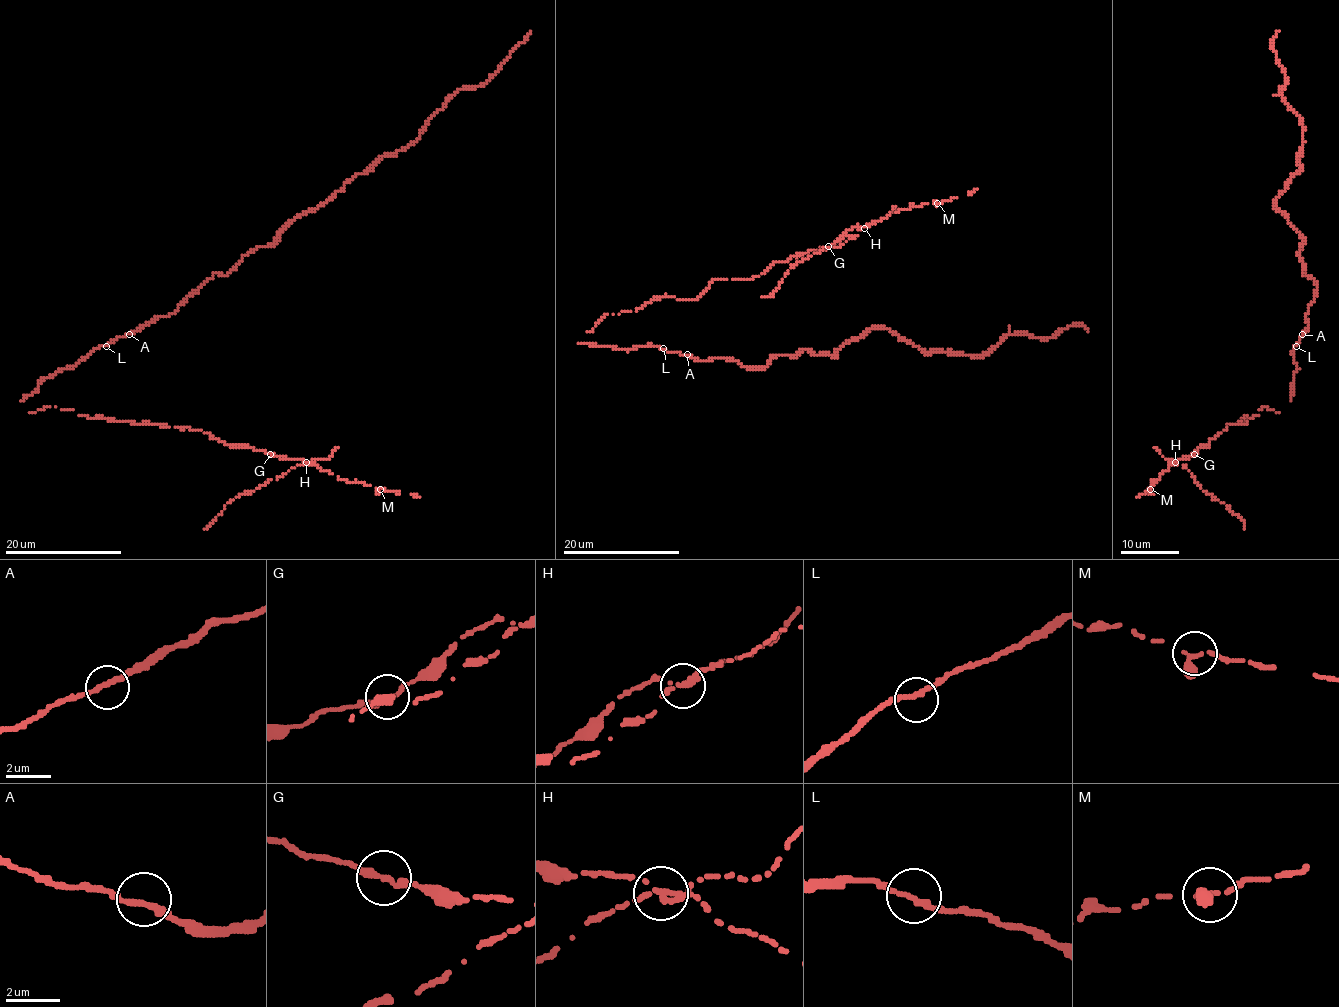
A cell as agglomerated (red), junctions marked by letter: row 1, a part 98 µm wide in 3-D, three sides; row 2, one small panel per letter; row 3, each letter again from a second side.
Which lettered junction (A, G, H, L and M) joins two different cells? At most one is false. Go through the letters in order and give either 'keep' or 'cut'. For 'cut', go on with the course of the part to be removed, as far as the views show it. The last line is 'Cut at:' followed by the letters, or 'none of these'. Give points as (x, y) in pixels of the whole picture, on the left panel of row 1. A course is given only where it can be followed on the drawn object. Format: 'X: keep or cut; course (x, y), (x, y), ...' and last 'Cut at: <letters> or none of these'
A: keep
G: keep
H: cut; course (307, 463), (292, 467), (253, 492), (241, 493), (205, 528)
L: keep
M: keep
Cut at: H

